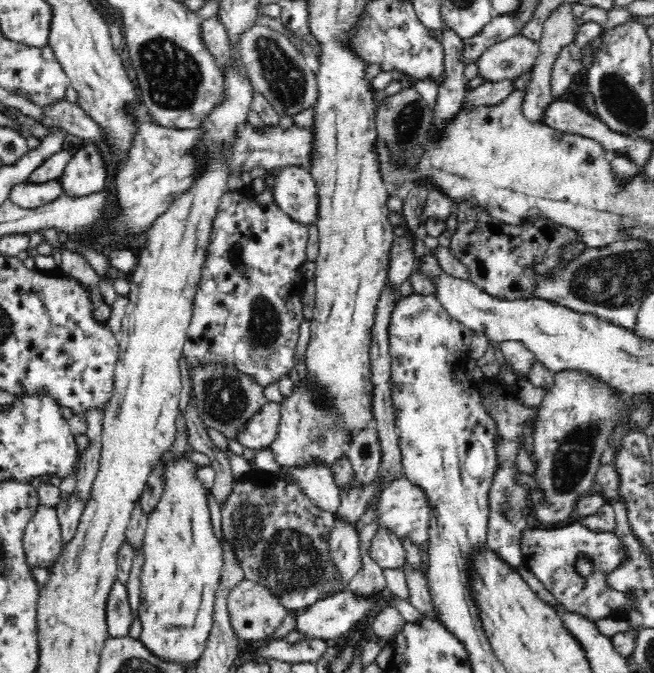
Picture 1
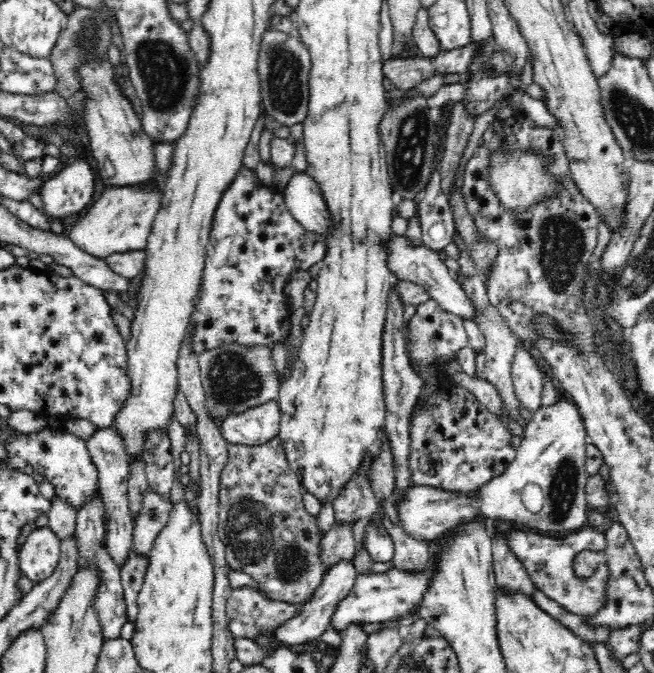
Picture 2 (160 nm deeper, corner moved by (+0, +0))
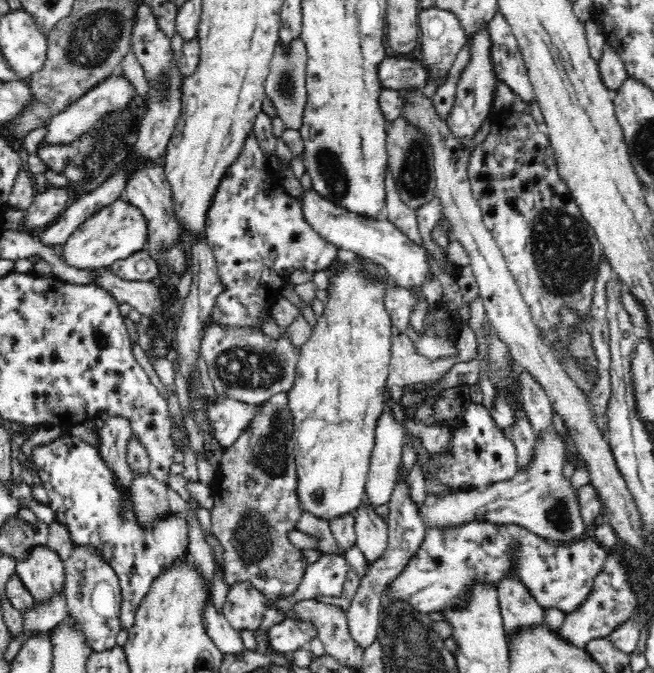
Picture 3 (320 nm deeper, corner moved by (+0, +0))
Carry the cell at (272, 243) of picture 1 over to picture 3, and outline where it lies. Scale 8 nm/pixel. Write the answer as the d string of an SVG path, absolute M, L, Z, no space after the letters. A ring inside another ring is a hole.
M254 132L248 134L248 139L238 161L222 178L208 210L204 239L213 252L215 270L219 282L223 285L223 289L215 296L208 321L221 328L261 330L262 324L273 316L273 306L280 298L283 287L288 284L288 275L295 270L312 274L318 270L329 269L337 259L339 248L314 233L302 215L298 199L285 191L279 173L269 169Z

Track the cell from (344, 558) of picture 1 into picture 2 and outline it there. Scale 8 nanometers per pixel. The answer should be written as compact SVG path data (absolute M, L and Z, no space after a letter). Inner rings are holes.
M338 560L332 563L330 570L326 570L323 582L318 586L312 599L304 604L302 611L296 617L291 618L280 630L273 634L273 639L282 646L295 650L304 646L307 642L318 642L319 637L329 628L330 619L338 602L341 602L351 594L359 578L358 572L354 567L353 560Z

